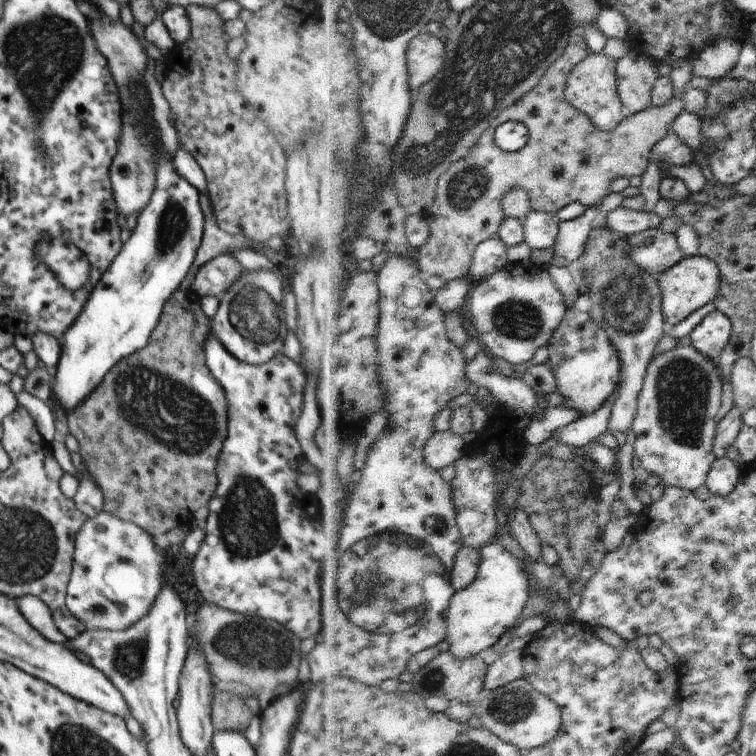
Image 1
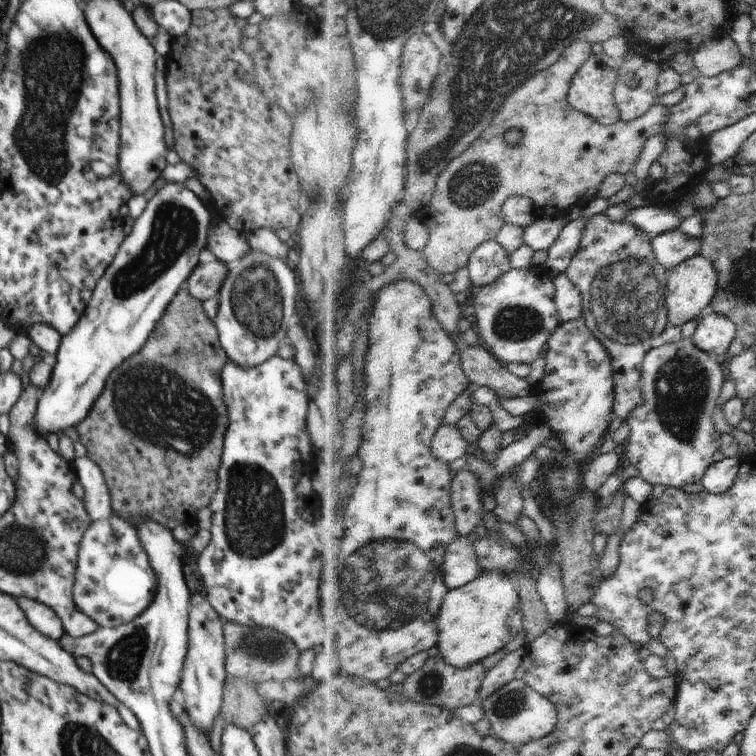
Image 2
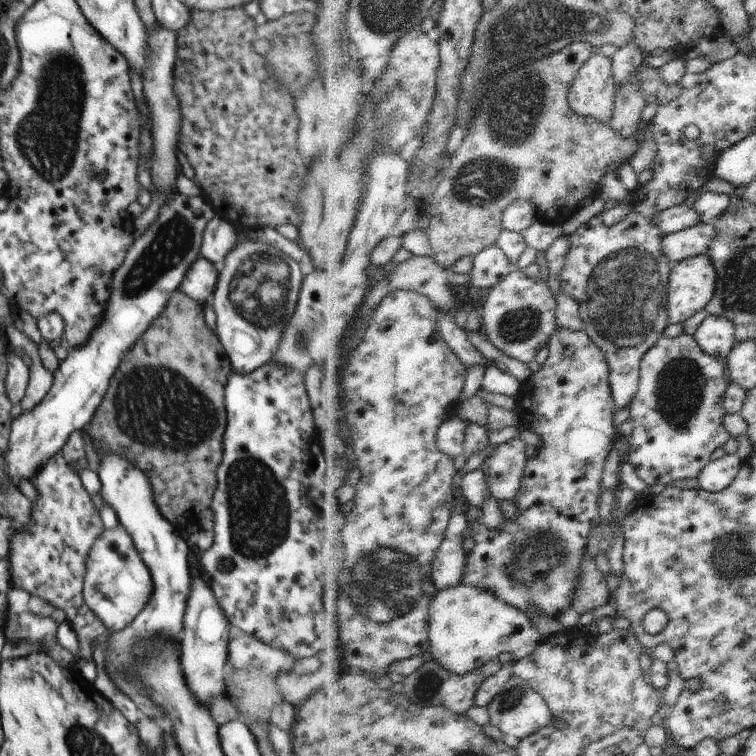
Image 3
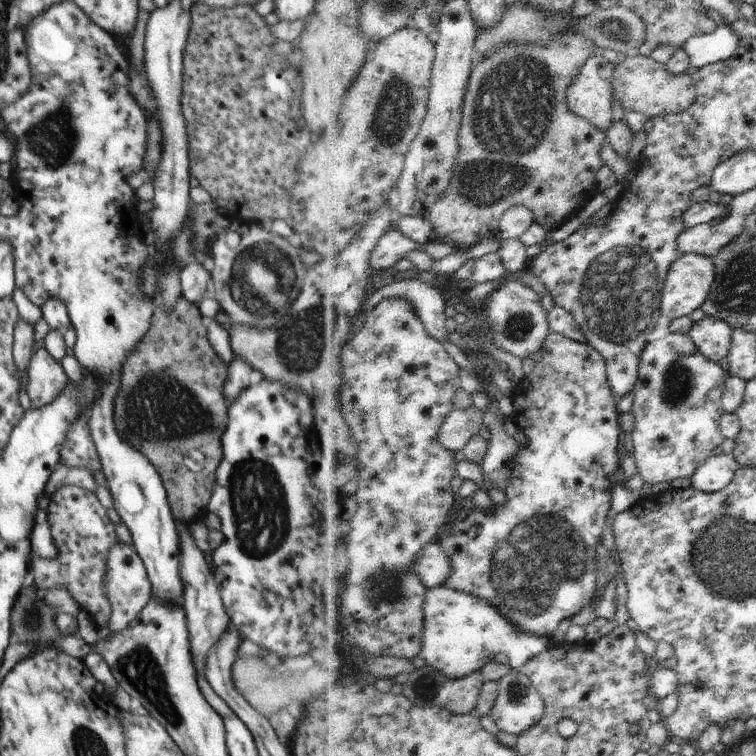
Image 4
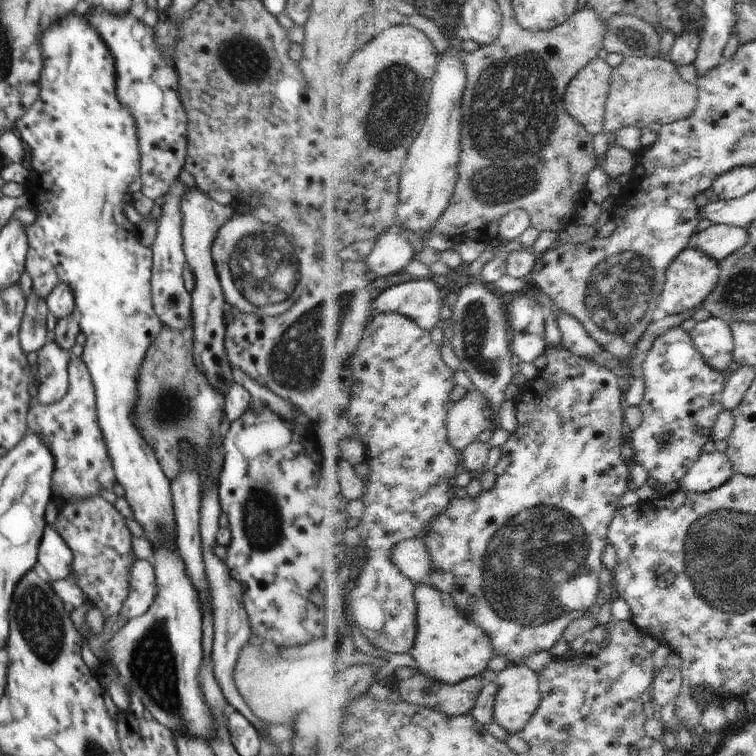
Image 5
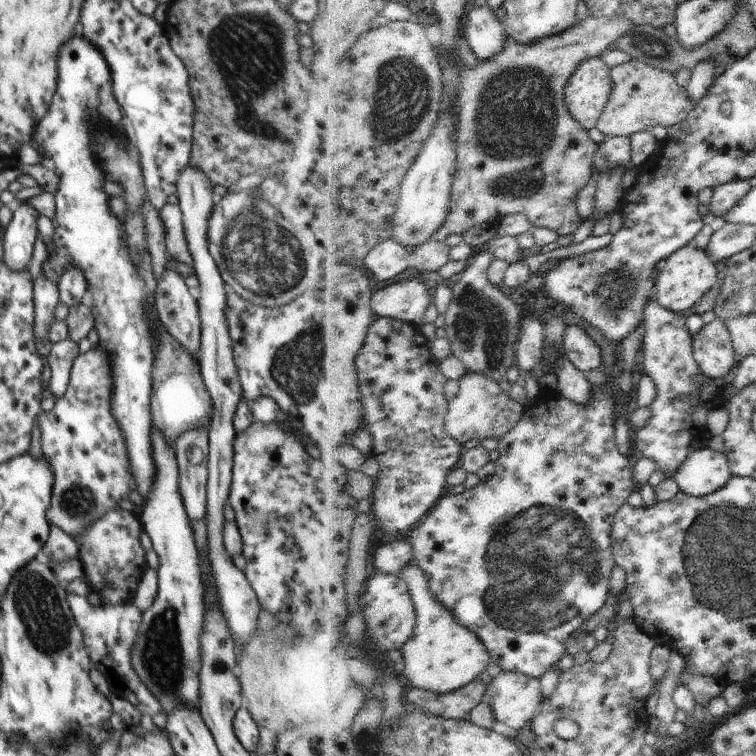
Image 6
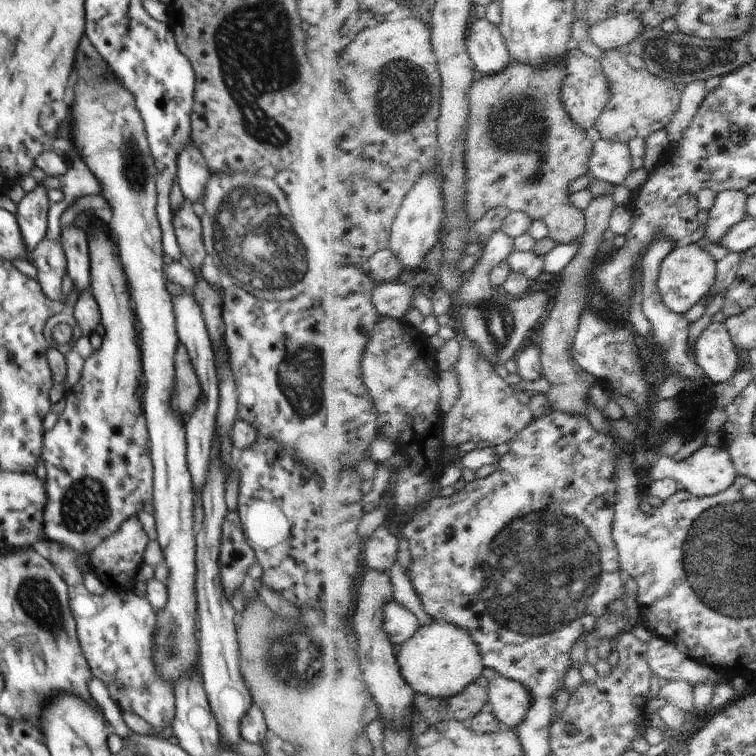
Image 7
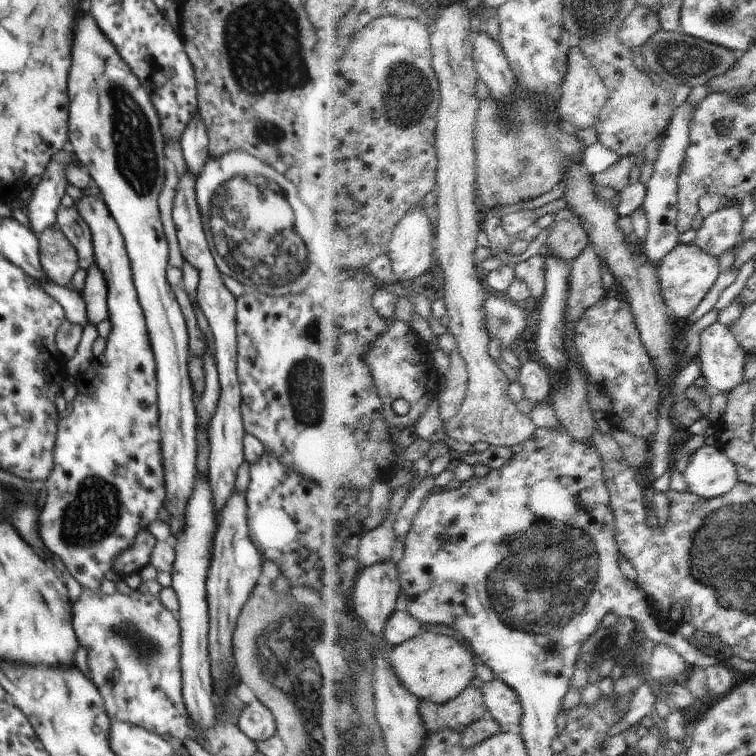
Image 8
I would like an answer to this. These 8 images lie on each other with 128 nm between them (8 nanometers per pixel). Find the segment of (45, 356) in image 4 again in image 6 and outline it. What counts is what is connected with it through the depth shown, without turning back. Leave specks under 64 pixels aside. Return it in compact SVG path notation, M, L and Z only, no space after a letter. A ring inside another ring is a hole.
M70 338L52 345L50 356L46 357L49 364L46 387L50 388L55 398L64 396L67 391L71 368L78 355L78 343Z

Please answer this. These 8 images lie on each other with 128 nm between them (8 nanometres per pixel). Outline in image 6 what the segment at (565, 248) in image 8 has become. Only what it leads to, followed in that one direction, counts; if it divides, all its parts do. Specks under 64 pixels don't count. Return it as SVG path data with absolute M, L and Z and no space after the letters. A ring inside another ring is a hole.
M590 15L586 20L568 29L566 32L546 37L544 40L538 41L537 43L527 45L526 43L518 42L513 37L508 37L506 48L502 54L499 54L492 60L481 61L476 68L470 68L470 66L466 65L464 72L462 72L464 88L462 88L462 93L459 96L460 120L458 134L456 134L458 137L459 162L453 197L450 201L450 214L448 214L448 218L446 218L446 224L433 236L430 242L426 242L426 244L414 248L413 266L419 272L440 272L440 270L450 262L450 252L453 247L446 244L446 240L448 240L450 234L466 234L470 228L474 228L474 226L478 226L478 224L484 224L484 222L498 227L500 222L512 213L526 213L530 217L530 220L532 220L534 226L556 230L559 236L568 236L568 234L575 235L580 230L580 227L586 220L579 211L579 194L583 192L583 188L586 188L590 184L590 180L592 180L592 176L594 176L594 170L596 168L595 158L597 157L601 145L592 138L587 127L584 127L583 123L581 123L579 119L576 119L575 115L571 113L567 103L567 86L584 61L594 57L600 57L601 53L604 52L606 48L610 48L612 44L616 44L621 38L630 34L636 26L637 24L631 18L625 16L594 17Z

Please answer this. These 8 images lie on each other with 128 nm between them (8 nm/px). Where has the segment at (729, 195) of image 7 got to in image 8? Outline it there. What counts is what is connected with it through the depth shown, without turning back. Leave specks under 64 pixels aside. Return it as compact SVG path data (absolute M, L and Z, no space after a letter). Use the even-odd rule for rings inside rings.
M735 198L734 206L718 211L705 219L695 242L716 256L724 256L734 248L740 249L745 222L742 203Z

